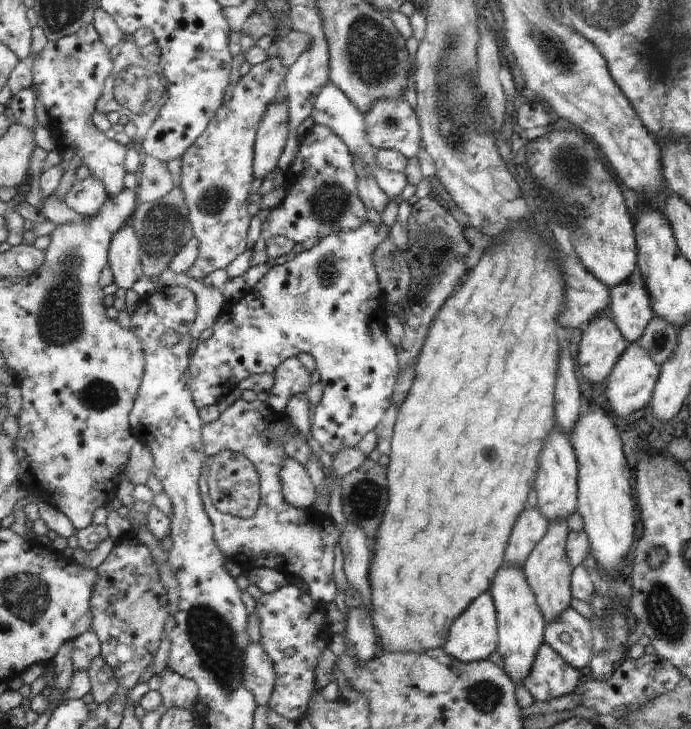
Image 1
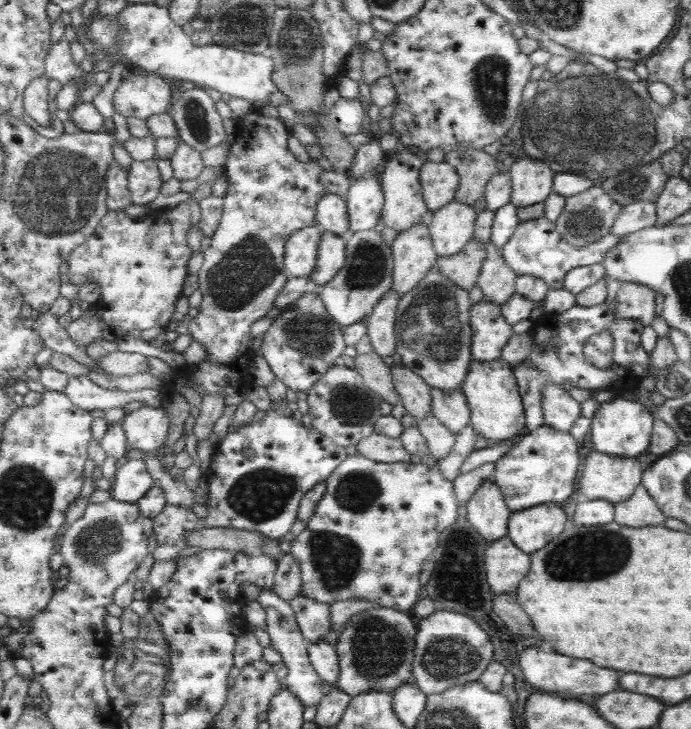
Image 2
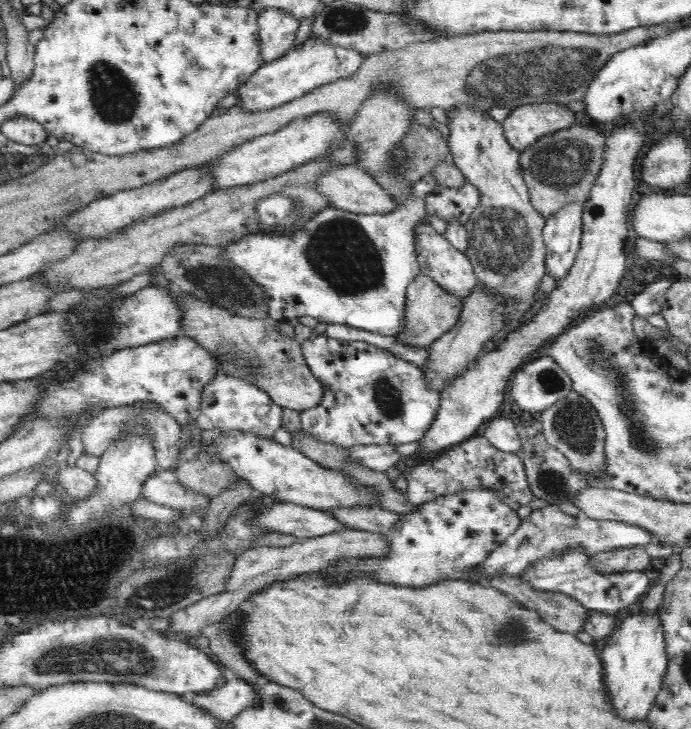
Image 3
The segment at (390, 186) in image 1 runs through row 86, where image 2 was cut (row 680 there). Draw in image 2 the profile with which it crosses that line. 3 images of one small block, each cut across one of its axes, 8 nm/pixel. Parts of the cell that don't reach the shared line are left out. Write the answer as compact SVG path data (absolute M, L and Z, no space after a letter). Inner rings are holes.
M319 640L317 643L309 642L308 651L312 666L316 668L321 679L324 679L331 687L337 687L341 668L340 655L336 647Z

